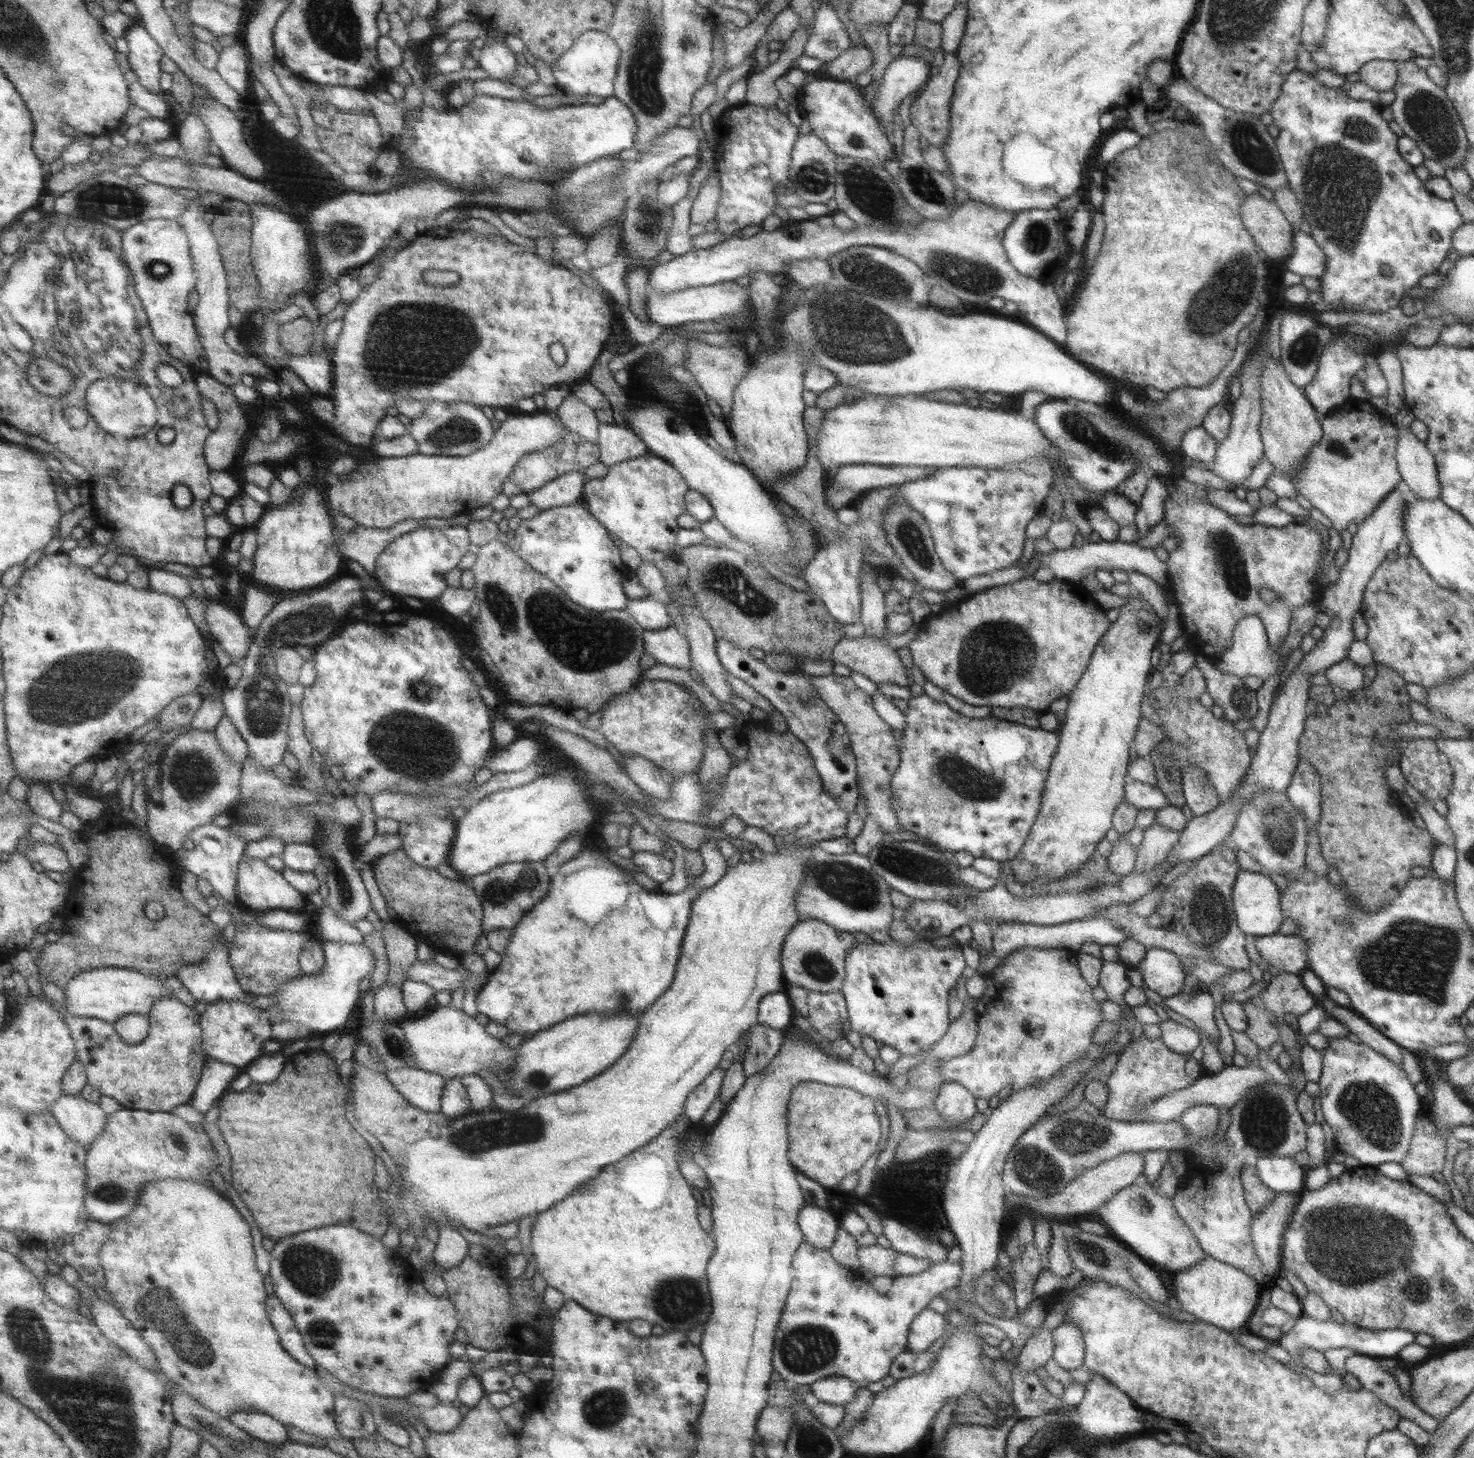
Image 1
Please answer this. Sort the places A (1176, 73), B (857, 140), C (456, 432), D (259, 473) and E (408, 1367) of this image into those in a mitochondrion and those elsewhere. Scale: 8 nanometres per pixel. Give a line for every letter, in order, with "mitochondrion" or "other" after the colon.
A: other
B: mitochondrion
C: mitochondrion
D: mitochondrion
E: other

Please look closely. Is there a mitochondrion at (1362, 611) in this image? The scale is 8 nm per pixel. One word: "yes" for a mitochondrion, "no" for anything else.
no

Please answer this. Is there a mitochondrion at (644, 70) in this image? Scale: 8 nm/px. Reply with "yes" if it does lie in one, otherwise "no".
yes

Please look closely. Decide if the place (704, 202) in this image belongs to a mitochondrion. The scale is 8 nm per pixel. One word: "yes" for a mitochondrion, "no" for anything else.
no

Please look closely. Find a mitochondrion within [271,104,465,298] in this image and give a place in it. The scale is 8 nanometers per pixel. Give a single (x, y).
(342, 237)

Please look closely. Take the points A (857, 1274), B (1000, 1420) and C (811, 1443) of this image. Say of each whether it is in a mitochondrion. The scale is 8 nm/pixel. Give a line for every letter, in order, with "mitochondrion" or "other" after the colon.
A: other
B: other
C: mitochondrion

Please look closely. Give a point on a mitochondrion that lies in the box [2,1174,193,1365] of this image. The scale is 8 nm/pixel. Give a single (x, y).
(111, 1193)

